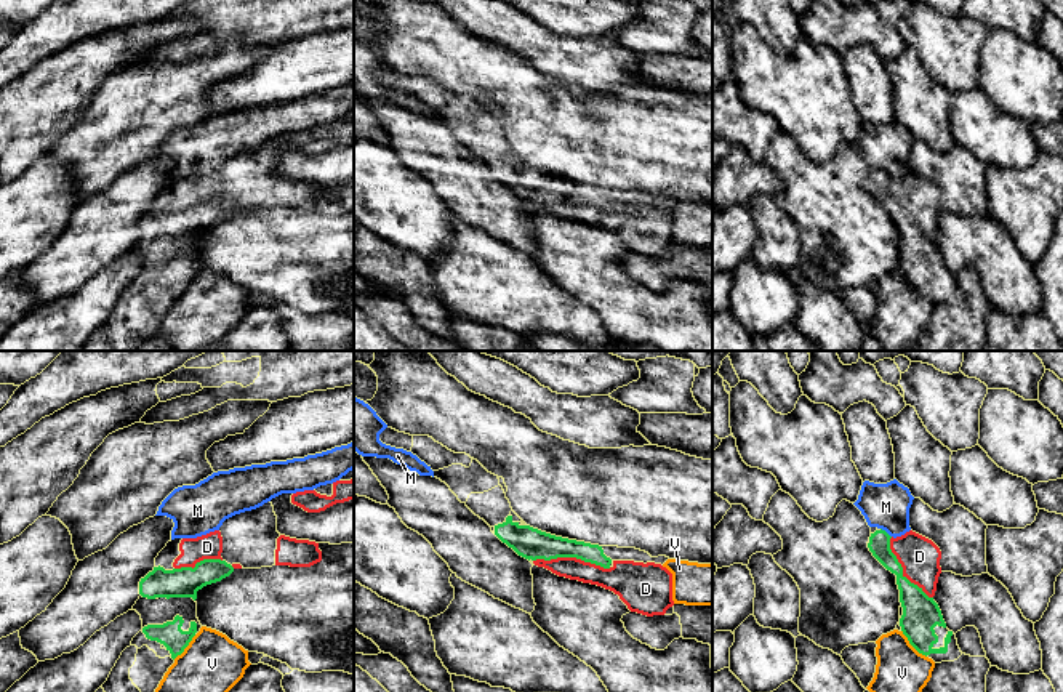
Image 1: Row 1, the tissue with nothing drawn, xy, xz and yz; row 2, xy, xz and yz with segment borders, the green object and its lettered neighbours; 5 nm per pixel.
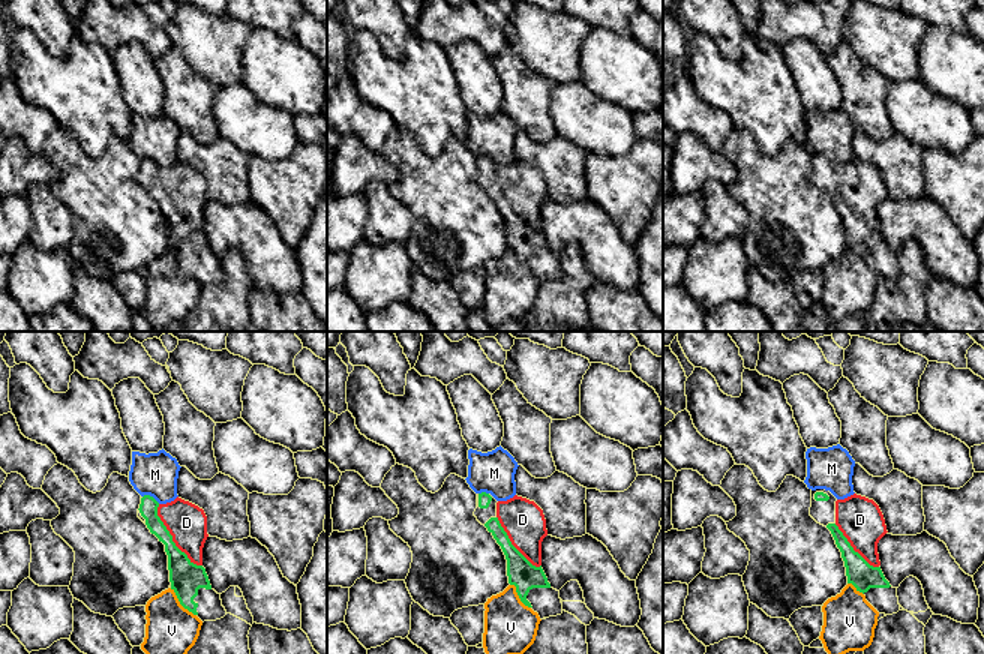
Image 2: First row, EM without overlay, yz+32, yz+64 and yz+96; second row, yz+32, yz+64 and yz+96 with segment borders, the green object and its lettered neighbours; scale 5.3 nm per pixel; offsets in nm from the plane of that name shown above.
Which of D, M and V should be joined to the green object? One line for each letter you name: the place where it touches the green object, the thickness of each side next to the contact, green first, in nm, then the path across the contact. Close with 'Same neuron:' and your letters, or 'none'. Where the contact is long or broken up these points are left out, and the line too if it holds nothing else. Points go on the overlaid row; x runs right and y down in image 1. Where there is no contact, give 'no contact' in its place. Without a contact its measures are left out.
D: contact xz (572, 556); calibres 160 and 130 nm
Same neuron: D

